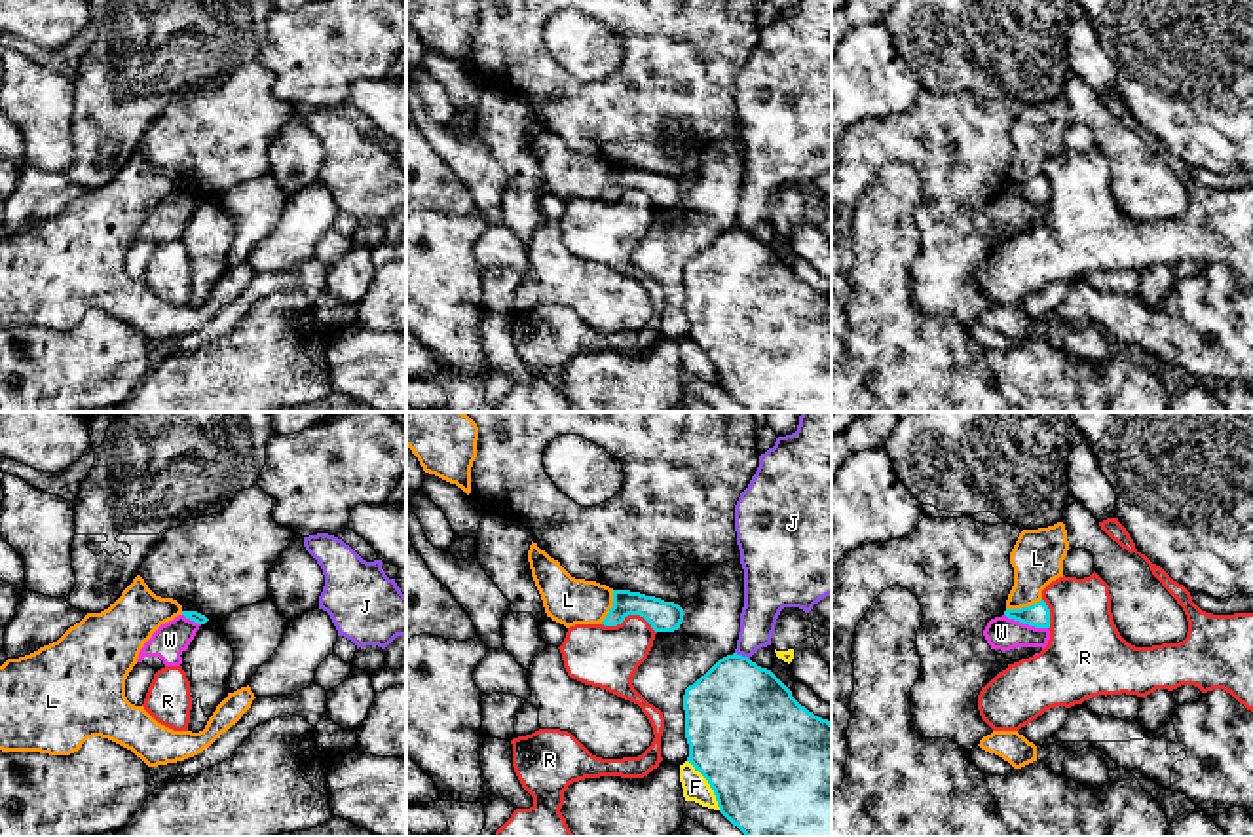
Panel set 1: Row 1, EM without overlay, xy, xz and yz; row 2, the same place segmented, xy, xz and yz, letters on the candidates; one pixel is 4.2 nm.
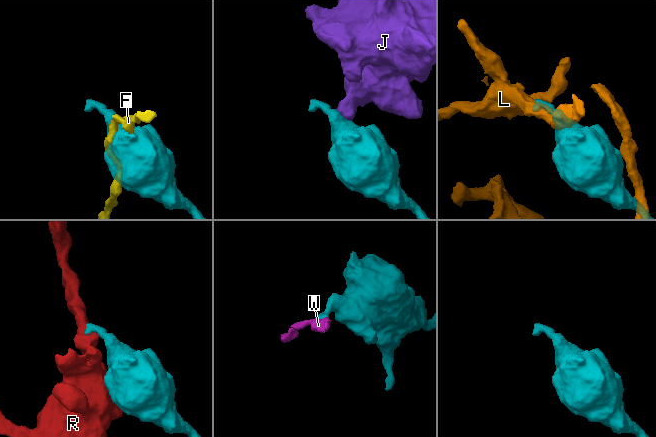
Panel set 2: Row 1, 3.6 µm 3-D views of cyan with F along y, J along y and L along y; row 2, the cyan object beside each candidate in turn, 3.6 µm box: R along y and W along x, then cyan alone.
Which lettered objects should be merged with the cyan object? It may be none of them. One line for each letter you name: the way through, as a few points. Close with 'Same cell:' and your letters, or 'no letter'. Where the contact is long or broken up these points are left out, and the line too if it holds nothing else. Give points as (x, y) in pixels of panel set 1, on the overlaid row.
Same cell: no letter

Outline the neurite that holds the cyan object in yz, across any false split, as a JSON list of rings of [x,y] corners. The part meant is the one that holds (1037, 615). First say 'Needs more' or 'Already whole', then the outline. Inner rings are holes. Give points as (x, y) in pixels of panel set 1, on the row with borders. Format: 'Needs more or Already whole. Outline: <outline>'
Already whole. Outline: [[[1044,600],[1021,609],[1006,609],[1004,615],[1035,628],[1050,628],[1050,609]]]

